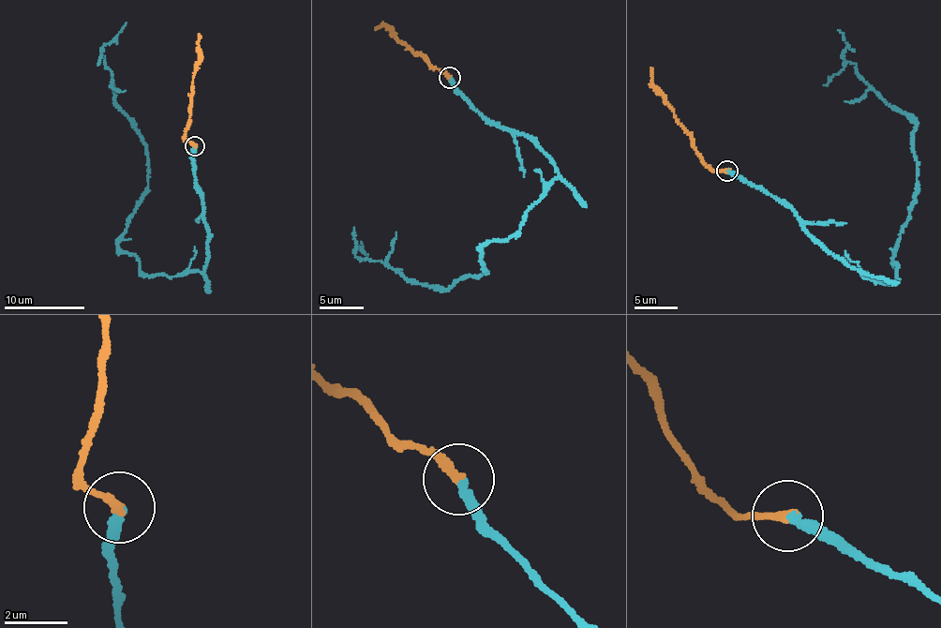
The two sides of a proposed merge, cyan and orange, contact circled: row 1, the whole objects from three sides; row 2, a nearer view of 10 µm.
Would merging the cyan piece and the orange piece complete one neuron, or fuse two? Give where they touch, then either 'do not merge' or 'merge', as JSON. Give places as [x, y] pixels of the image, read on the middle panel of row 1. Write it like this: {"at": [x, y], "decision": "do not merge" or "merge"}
{"at": [450, 78], "decision": "merge"}

